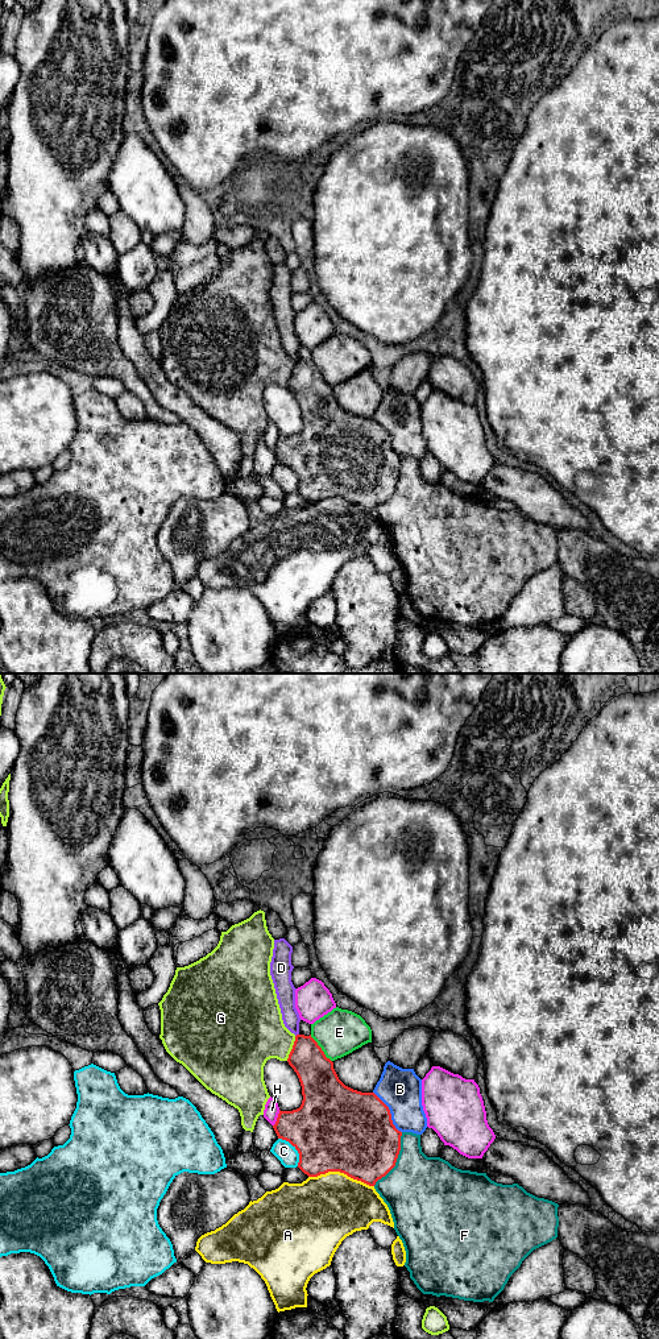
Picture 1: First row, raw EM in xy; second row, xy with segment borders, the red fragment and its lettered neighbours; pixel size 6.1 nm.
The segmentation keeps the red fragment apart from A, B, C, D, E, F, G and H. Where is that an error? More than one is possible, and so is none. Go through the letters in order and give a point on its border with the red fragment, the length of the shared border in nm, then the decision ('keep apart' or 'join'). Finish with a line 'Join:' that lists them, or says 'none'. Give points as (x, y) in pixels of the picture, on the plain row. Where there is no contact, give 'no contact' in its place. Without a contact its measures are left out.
A: xy (342, 497) | 400 nm | keep apart
B: xy (389, 438) | 300 nm | keep apart
C: xy (295, 473) | 220 nm | keep apart
D: xy (297, 360) | 30 nm | keep apart
E: xy (320, 373) | 220 nm | keep apart
F: xy (396, 485) | 380 nm | keep apart
G: xy (293, 373) | 160 nm | keep apart
H: xy (277, 443) | 110 nm | keep apart
Join: none

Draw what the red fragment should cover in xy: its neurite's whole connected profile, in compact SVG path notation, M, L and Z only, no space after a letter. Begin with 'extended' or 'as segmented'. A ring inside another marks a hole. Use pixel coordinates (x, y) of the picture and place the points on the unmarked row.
as segmented | M311 360L295 361L287 387L299 403L303 426L297 435L279 435L273 453L298 476L298 493L308 502L340 497L374 511L395 492L401 476L402 457L393 449L389 432L374 418L345 411Z

